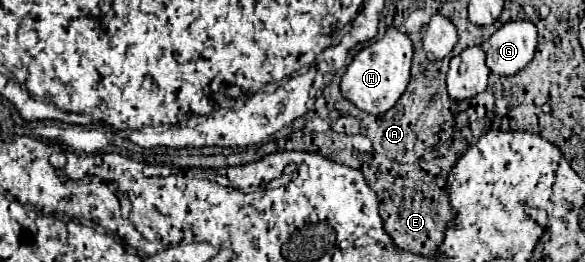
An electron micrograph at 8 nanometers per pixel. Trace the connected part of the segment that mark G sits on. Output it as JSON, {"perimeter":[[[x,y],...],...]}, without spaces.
{"perimeter":[[[516,20],[504,24],[492,38],[484,44],[486,66],[496,76],[518,74],[536,52],[538,32],[528,20]]]}

